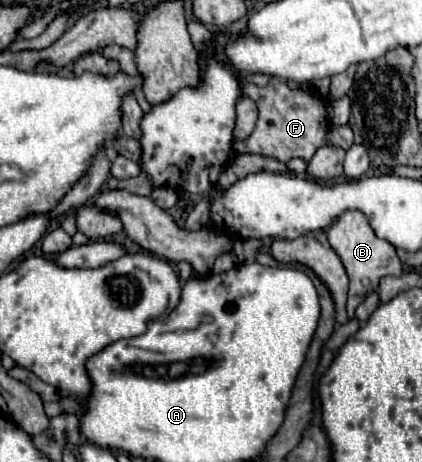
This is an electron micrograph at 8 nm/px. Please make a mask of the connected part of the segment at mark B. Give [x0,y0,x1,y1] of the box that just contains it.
[327,211,403,315]

